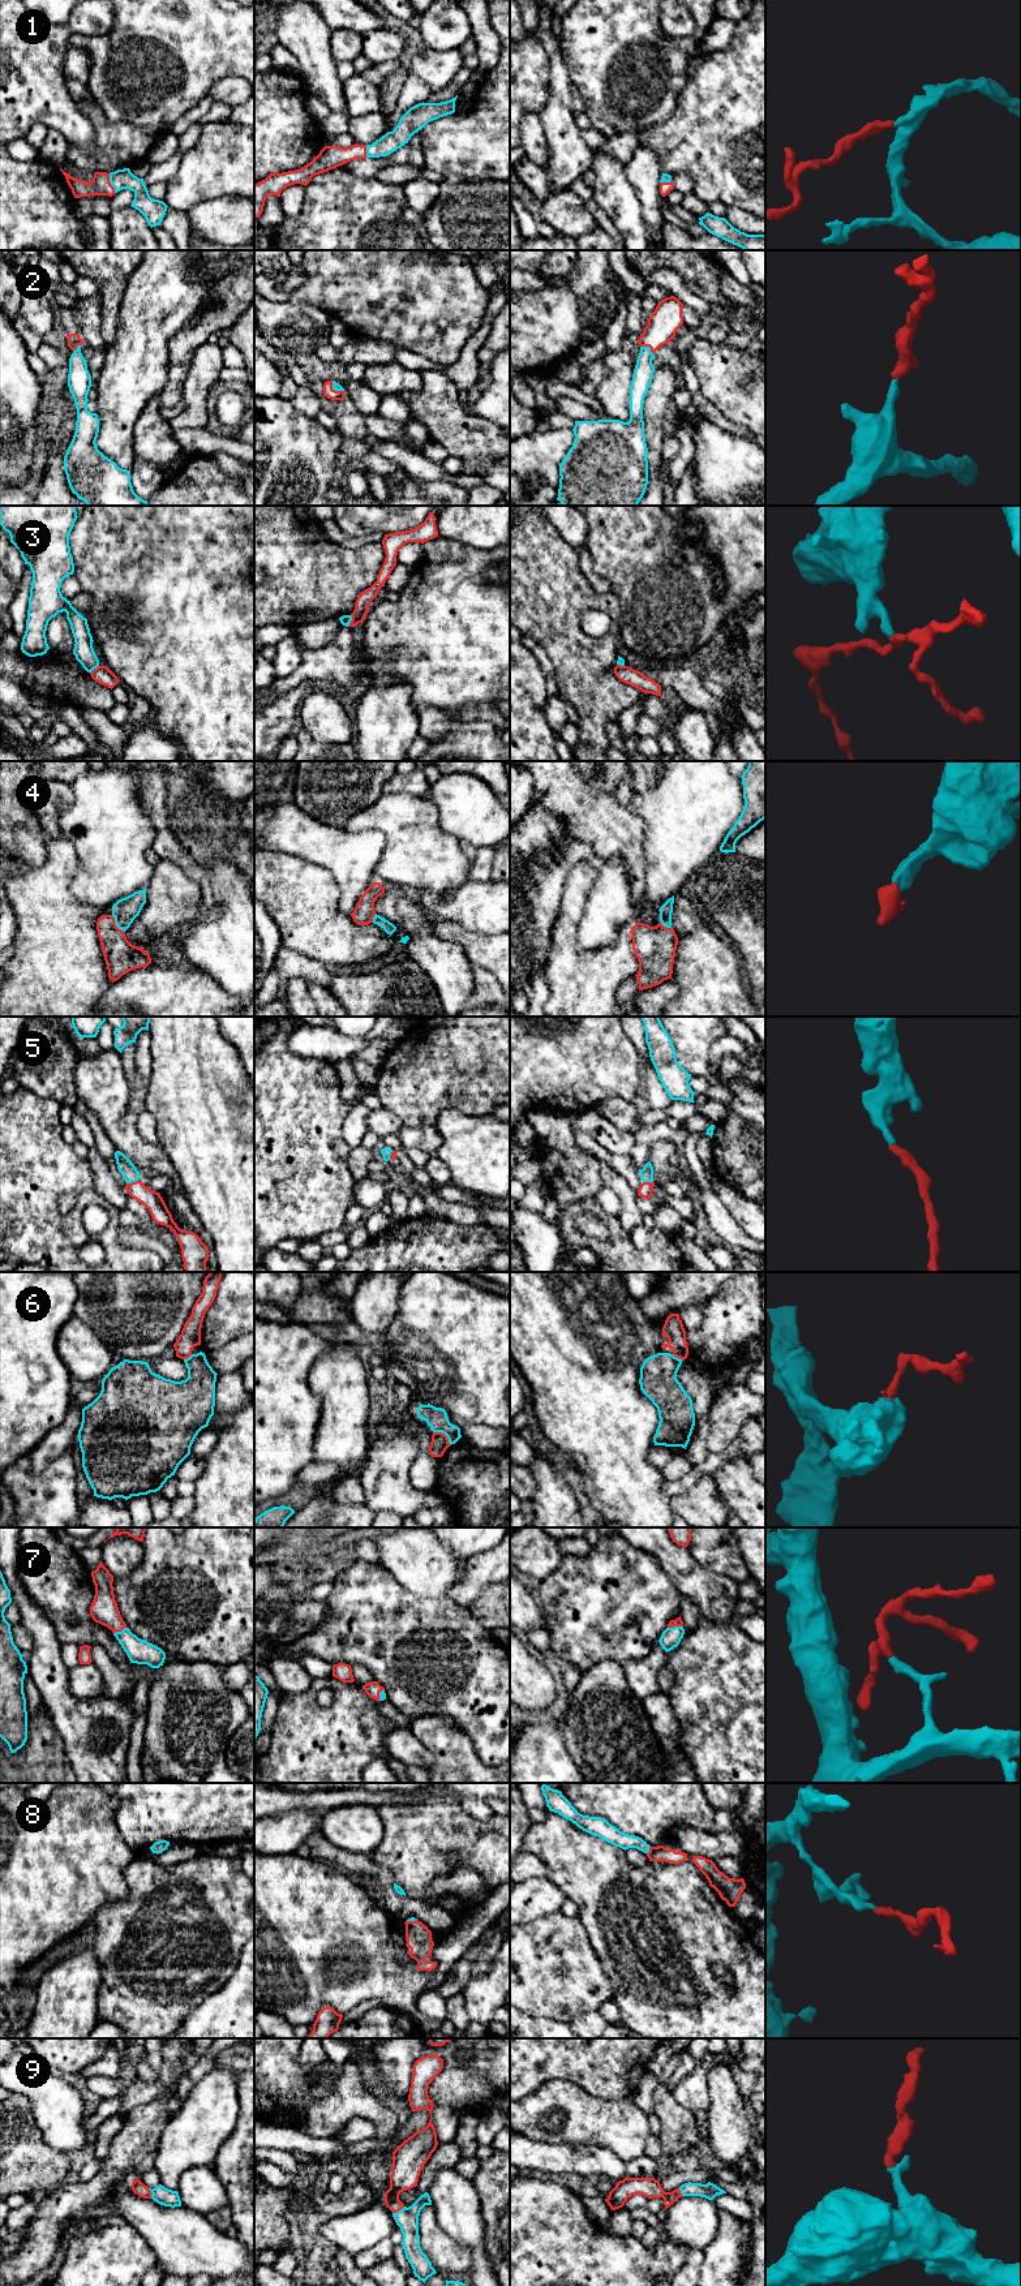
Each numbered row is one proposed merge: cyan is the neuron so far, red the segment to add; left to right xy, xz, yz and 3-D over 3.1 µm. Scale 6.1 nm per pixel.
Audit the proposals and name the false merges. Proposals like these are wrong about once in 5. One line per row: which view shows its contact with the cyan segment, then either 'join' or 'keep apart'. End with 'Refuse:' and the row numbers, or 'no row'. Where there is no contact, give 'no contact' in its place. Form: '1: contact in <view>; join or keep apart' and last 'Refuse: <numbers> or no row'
1: contact in xy; join
2: contact in yz; join
3: contact in xz; keep apart
4: contact in xy; join
5: contact in xy; join
6: contact in xz; keep apart
7: contact in yz; join
8: contact in yz; join
9: contact in xz; join
Refuse: 3, 6

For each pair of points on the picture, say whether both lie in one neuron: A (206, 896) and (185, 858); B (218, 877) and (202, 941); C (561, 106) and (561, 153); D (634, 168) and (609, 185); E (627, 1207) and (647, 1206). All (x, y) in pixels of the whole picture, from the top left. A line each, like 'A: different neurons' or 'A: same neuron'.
A: same neuron
B: same neuron
C: same neuron
D: different neurons
E: different neurons

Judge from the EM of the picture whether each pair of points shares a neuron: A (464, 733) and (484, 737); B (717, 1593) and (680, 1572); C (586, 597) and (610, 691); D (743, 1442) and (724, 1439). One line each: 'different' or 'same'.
A: same
B: same
C: same
D: different

